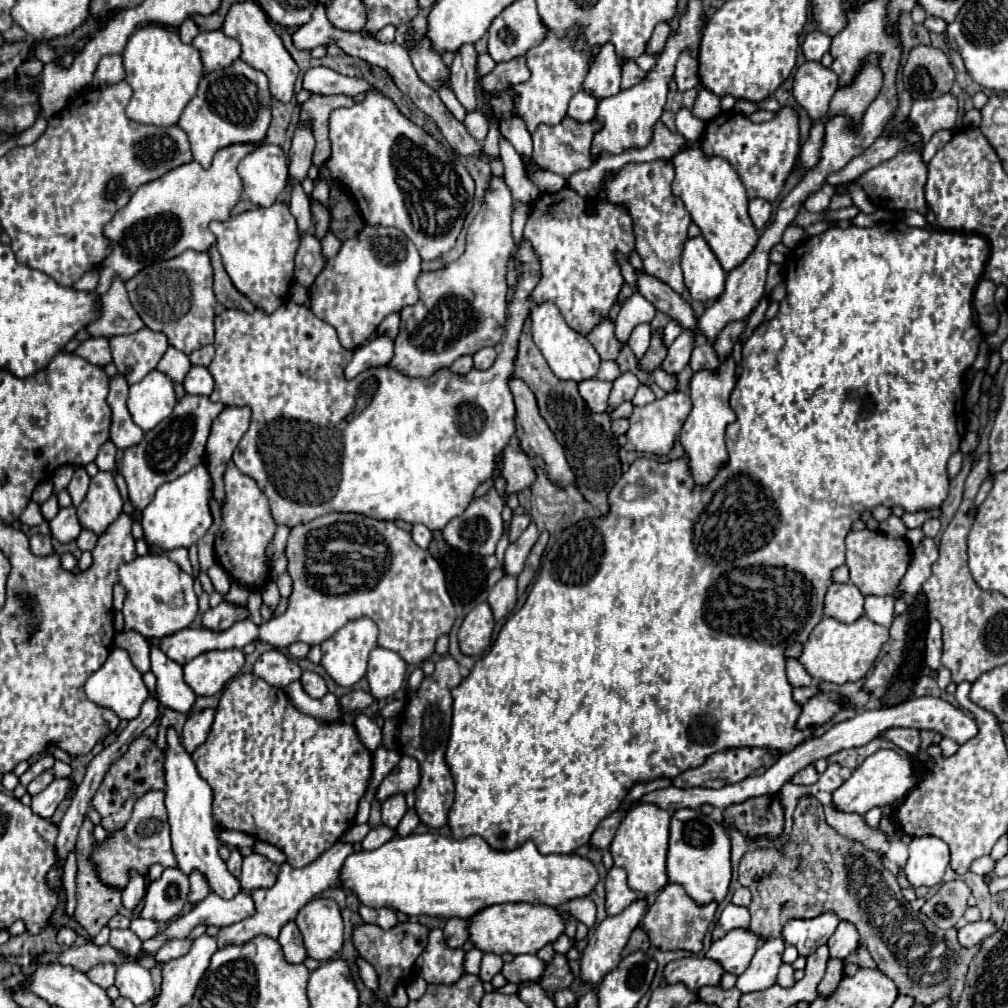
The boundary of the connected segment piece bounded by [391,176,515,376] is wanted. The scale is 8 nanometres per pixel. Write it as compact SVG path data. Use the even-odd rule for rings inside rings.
M491 180L491 188L485 194L483 206L467 230L465 252L449 266L437 272L421 272L417 288L421 292L415 306L401 310L401 332L395 338L395 356L391 366L407 376L431 376L439 368L449 368L459 356L475 354L485 346L497 346L505 332L507 318L507 262L515 252L515 240L511 234L511 212L513 200L505 180Z

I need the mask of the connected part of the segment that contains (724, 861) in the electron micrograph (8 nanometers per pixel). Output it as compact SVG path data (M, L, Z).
M677 810L671 818L667 874L669 882L681 884L699 906L721 902L731 882L731 840L723 826L701 810Z

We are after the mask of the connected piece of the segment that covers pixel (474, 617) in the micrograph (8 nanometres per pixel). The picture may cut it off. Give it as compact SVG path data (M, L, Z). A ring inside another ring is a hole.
M487 602L477 604L463 620L459 628L459 646L461 652L467 656L481 656L489 644L491 644L491 634L493 634L493 612Z

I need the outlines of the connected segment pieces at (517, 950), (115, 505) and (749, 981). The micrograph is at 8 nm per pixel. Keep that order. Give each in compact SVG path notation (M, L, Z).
M503 904L503 906L489 906L471 918L471 942L481 952L493 954L537 954L545 944L553 944L565 932L565 918L561 916L559 908L545 906L545 904Z
M99 472L91 478L91 486L81 506L77 508L79 522L85 530L103 536L109 524L117 520L123 508L123 498L115 486L111 472Z
M781 936L761 942L749 968L739 976L737 988L741 992L757 992L773 986L777 980L777 970L781 966L783 950L785 950L785 940Z

